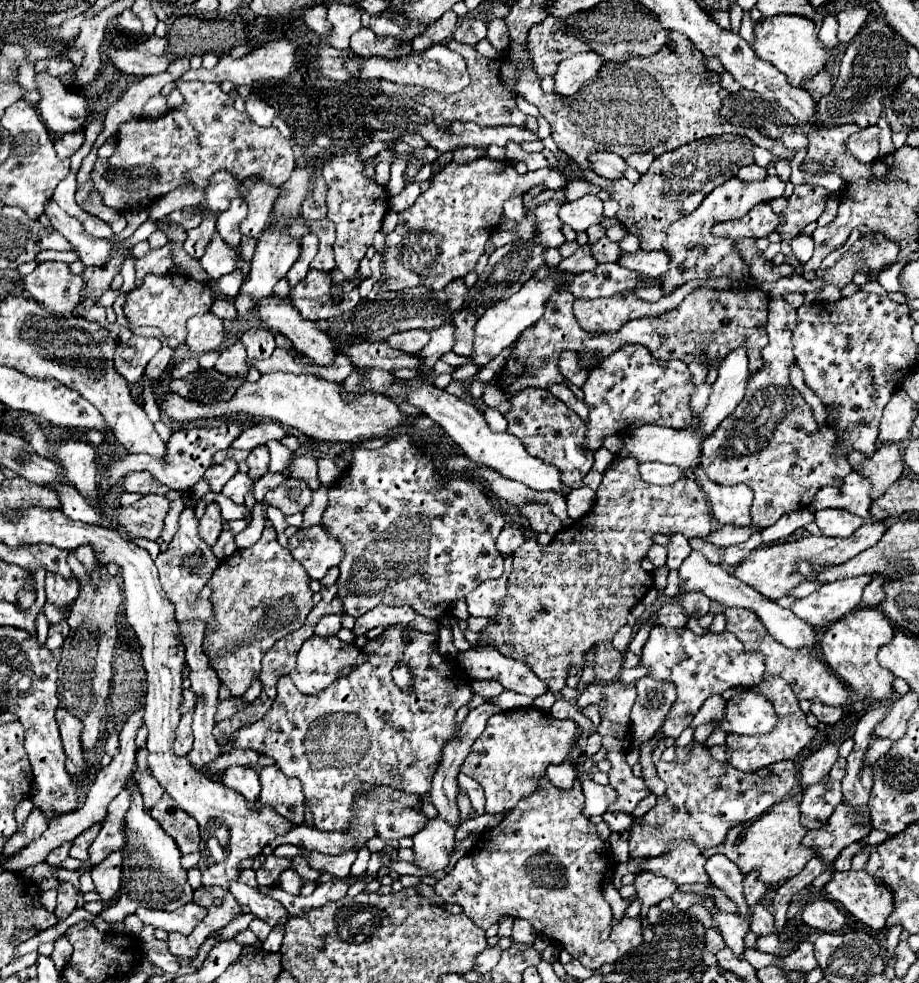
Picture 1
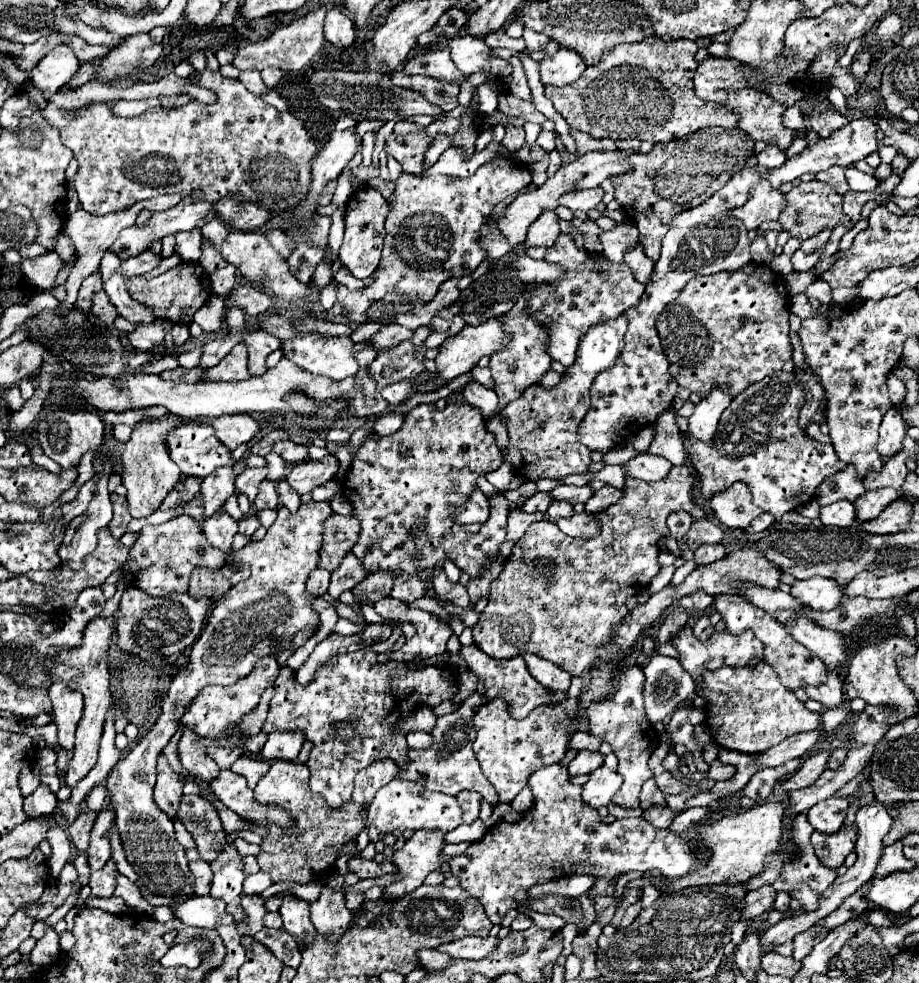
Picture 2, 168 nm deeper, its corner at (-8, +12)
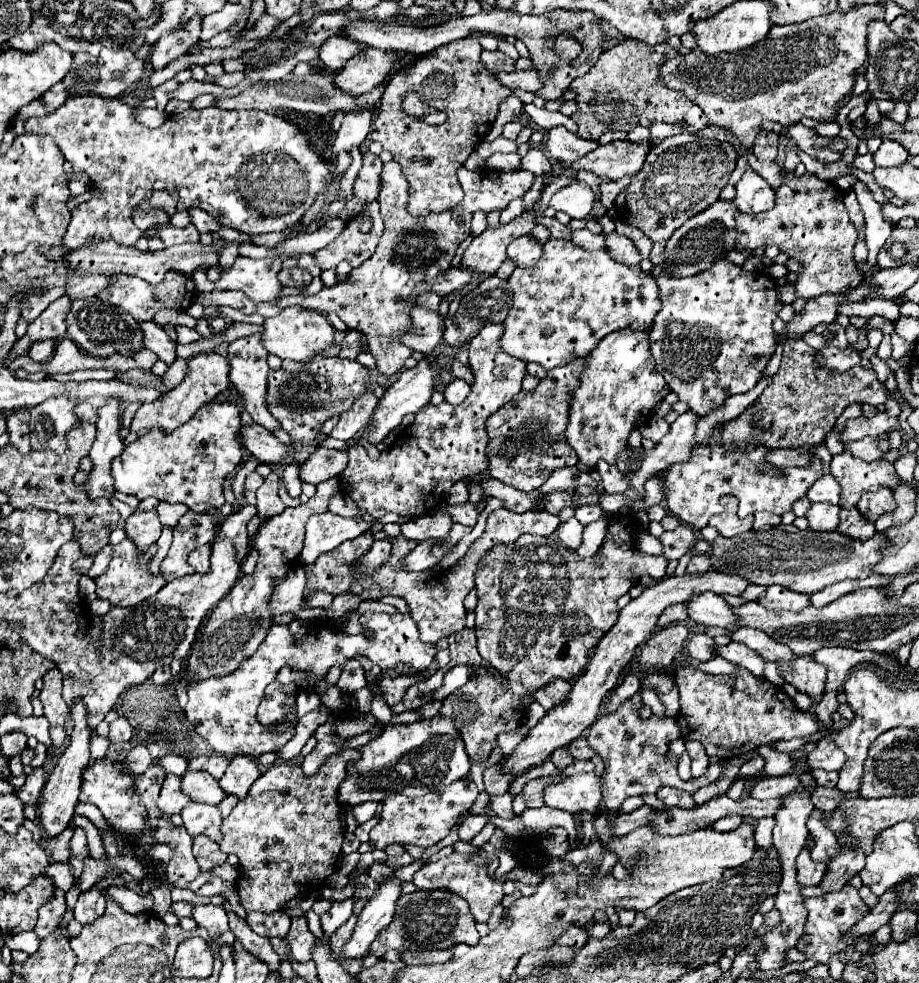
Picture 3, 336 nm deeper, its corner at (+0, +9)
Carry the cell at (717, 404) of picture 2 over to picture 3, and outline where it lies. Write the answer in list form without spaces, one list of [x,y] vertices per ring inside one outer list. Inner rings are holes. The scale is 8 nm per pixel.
[[[686,411],[686,413],[682,413],[682,415],[670,425],[668,435],[664,435],[664,437],[654,445],[652,451],[644,451],[642,447],[640,447],[640,449],[630,449],[630,447],[626,447],[624,451],[620,451],[620,455],[618,455],[618,459],[616,459],[616,467],[630,479],[630,487],[626,489],[624,495],[602,495],[602,497],[600,497],[600,507],[604,509],[604,513],[614,515],[614,513],[618,513],[618,511],[624,509],[624,507],[630,509],[636,501],[644,499],[644,483],[646,483],[650,477],[654,477],[654,475],[666,471],[666,469],[672,467],[674,463],[682,463],[682,461],[690,459],[692,449],[694,449],[696,423],[698,423],[698,417],[694,417],[694,411]]]

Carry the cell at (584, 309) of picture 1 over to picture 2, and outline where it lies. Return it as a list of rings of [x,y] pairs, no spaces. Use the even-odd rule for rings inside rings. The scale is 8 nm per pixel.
[[[618,316],[616,320],[604,320],[596,324],[582,336],[578,346],[576,362],[562,374],[562,380],[554,388],[544,388],[540,384],[532,384],[522,392],[520,398],[510,402],[502,414],[506,416],[506,428],[510,434],[510,442],[506,446],[506,460],[514,466],[514,472],[528,478],[564,478],[568,474],[584,474],[590,472],[590,448],[578,442],[576,430],[584,418],[584,412],[590,408],[590,384],[598,376],[598,372],[610,368],[614,360],[622,352],[624,344],[624,324],[626,316]]]

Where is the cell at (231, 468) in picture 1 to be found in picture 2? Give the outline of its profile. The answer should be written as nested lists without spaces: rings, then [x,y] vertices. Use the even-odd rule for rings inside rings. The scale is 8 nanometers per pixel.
[[[216,468],[210,476],[202,480],[202,498],[204,498],[204,512],[206,516],[212,516],[228,496],[234,494],[234,482],[236,474],[232,468]]]

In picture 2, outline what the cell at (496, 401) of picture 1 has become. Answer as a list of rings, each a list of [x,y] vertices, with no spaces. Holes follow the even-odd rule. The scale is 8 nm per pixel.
[[[476,366],[476,368],[472,368],[472,378],[476,380],[476,382],[480,382],[480,384],[484,384],[486,388],[494,388],[494,380],[492,380],[492,376],[490,376],[490,370],[488,368],[480,368],[480,366]]]

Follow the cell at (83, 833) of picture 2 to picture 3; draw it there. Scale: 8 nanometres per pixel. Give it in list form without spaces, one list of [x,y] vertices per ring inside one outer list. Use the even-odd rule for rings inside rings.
[[[66,827],[66,831],[62,831],[62,835],[56,835],[54,839],[48,839],[46,841],[46,851],[50,853],[50,857],[58,863],[66,863],[68,857],[70,857],[70,851],[68,851],[68,843],[70,843],[70,837],[74,835],[74,827]]]

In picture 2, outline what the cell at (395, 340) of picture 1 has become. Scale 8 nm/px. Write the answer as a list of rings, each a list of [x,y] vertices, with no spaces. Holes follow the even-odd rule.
[[[388,324],[388,326],[382,326],[378,330],[378,334],[370,340],[376,348],[396,348],[402,340],[408,340],[412,338],[412,330],[406,328],[406,326],[400,326],[400,324]]]

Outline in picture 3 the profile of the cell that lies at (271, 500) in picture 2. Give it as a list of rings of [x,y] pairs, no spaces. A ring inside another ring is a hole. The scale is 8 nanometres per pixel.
[[[246,505],[242,509],[238,509],[234,515],[226,517],[222,527],[220,527],[220,535],[224,539],[230,539],[234,543],[236,555],[238,555],[238,563],[244,561],[244,557],[250,551],[250,539],[248,539],[248,531],[246,531],[246,523],[256,515],[256,507]]]

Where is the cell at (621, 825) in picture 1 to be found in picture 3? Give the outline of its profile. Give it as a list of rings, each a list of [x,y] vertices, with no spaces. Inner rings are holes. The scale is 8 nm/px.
[[[728,815],[712,824],[712,828],[718,832],[728,832],[735,830],[744,822],[739,815]]]

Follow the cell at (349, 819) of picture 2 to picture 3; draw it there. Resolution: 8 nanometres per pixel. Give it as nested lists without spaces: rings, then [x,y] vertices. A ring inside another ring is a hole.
[[[356,748],[345,750],[342,755],[330,755],[318,775],[312,777],[302,775],[300,765],[280,761],[256,779],[248,795],[224,819],[220,849],[240,859],[242,875],[236,881],[236,889],[246,911],[274,913],[284,909],[290,899],[318,895],[338,871],[344,833],[336,789],[346,775],[348,759],[359,757]]]

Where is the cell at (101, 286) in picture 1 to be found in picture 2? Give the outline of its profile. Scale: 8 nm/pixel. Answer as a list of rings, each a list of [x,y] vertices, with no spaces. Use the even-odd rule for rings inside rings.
[[[94,272],[92,276],[88,276],[82,286],[80,286],[80,292],[78,292],[78,300],[76,300],[76,306],[82,308],[82,310],[90,310],[92,308],[92,298],[96,292],[102,290],[102,278],[98,272]]]

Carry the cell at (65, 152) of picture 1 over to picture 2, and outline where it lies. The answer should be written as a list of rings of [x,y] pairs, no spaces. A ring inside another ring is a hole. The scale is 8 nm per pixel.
[[[212,70],[194,72],[192,82],[198,84],[198,86],[204,86],[208,90],[214,90],[216,92],[216,102],[214,104],[200,104],[198,100],[192,100],[192,102],[188,102],[188,104],[184,104],[180,108],[162,108],[162,106],[158,106],[158,108],[152,108],[152,110],[148,110],[148,112],[144,112],[140,116],[134,116],[134,118],[118,118],[118,116],[114,116],[110,112],[108,104],[90,104],[90,106],[78,108],[74,116],[66,116],[61,109],[57,108],[52,102],[48,102],[47,106],[42,110],[42,116],[49,124],[58,127],[60,136],[62,136],[62,144],[66,148],[70,148],[74,152],[76,160],[80,162],[80,168],[78,168],[74,177],[73,184],[82,209],[90,212],[90,214],[108,214],[108,212],[118,212],[118,210],[130,208],[134,202],[154,198],[154,196],[160,196],[160,194],[174,194],[176,192],[176,194],[182,194],[182,196],[188,196],[194,188],[200,188],[200,190],[204,190],[204,198],[210,200],[210,202],[216,202],[216,200],[224,198],[226,194],[242,194],[242,198],[258,202],[266,210],[284,212],[284,210],[292,208],[298,200],[302,200],[306,196],[308,184],[310,184],[310,158],[316,154],[316,146],[314,146],[312,138],[308,136],[308,132],[304,130],[302,120],[298,120],[296,116],[292,116],[288,112],[278,112],[274,106],[266,104],[262,98],[248,92],[242,82],[224,78],[220,72],[212,72]]]

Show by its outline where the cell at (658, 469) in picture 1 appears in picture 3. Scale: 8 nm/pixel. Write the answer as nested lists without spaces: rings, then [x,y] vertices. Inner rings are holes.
[[[598,461],[596,471],[602,477],[602,485],[604,485],[606,493],[624,493],[630,485],[626,475],[622,475],[616,465],[610,465],[606,461]]]

